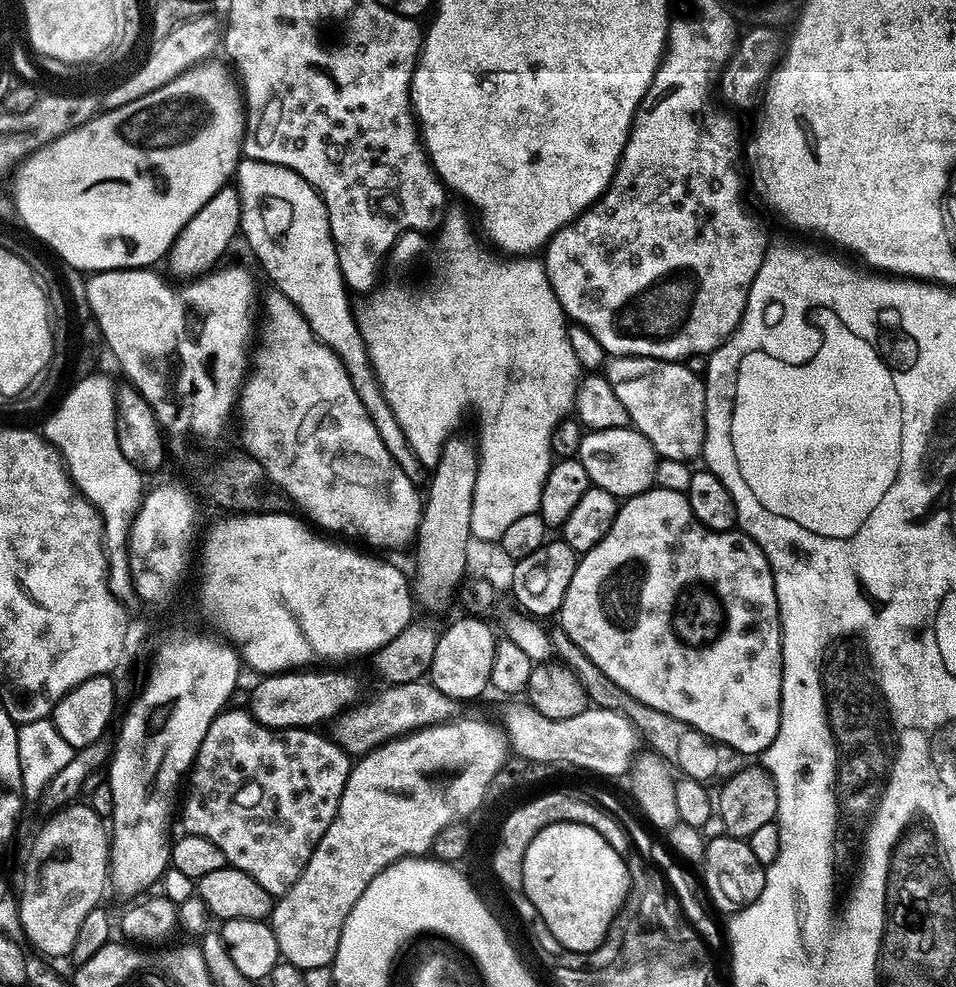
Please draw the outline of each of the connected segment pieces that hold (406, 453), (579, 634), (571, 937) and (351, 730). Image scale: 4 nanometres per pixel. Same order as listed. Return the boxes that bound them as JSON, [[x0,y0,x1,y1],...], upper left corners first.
[[234,157,428,484],[558,486,784,758],[521,823,629,952],[334,679,457,758]]

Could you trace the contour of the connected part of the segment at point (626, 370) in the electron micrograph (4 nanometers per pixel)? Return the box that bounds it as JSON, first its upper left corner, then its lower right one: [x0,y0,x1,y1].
[604,356,705,462]

